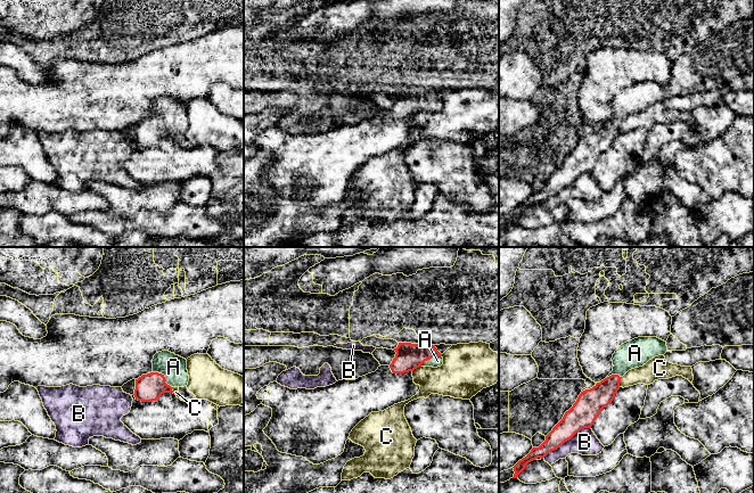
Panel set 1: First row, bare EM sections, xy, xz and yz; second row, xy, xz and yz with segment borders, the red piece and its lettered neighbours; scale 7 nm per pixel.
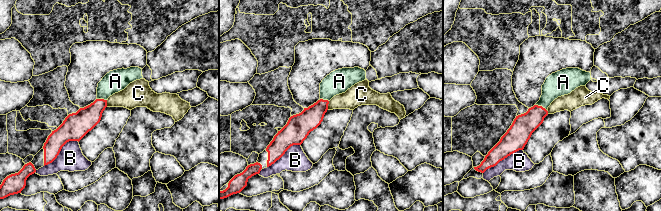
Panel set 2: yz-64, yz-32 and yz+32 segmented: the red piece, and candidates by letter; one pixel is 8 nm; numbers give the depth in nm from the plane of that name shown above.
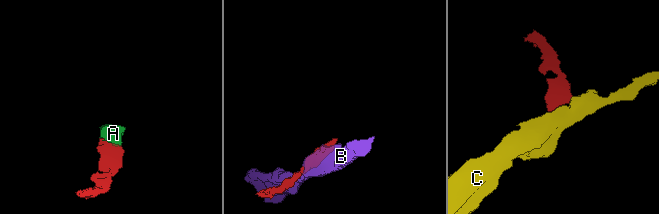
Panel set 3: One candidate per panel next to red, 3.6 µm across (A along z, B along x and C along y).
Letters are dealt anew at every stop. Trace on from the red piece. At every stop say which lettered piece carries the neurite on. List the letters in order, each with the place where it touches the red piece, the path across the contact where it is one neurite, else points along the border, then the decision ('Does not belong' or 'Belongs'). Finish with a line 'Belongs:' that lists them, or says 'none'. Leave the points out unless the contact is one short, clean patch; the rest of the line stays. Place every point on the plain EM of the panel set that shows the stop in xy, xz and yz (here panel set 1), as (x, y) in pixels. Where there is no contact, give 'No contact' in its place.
A: Touches red at xy (162, 120). Path across: xy (149, 132), (162, 120), (173, 112). Belongs
B: Touches red at yz (566, 186). Does not belong
C: Touches red at yz (620, 126). Boundary: yz (622, 122), (619, 131). Does not belong
Belongs: A

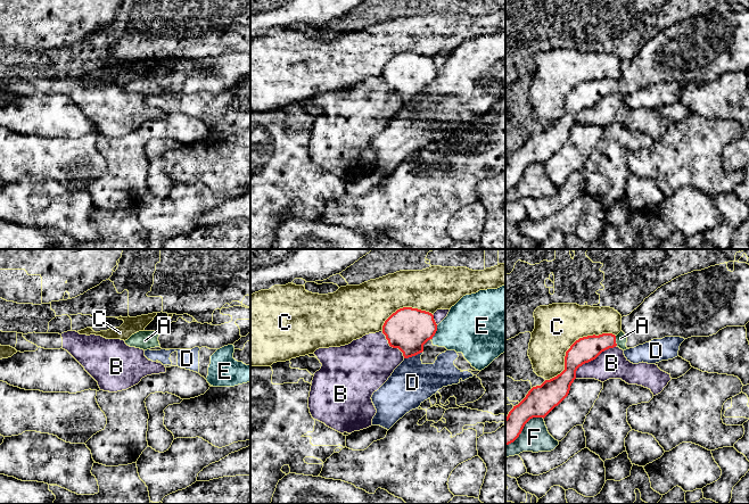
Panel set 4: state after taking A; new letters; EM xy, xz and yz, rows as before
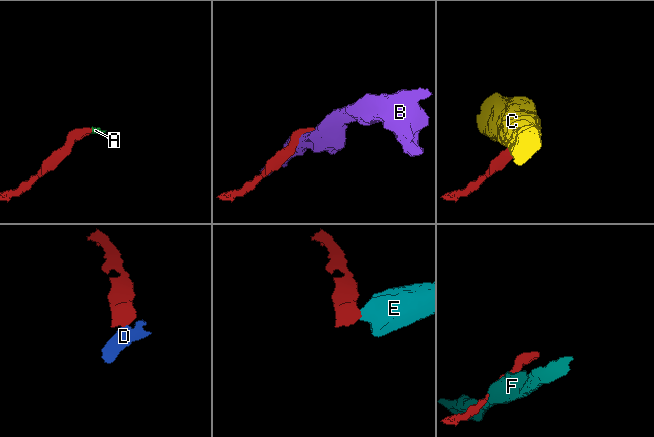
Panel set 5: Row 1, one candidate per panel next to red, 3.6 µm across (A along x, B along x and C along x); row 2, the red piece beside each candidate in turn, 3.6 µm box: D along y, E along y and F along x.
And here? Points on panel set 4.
A: Touches red at yz (615, 85). Path across: yz (585, 94), (606, 85), (615, 85), (620, 83). Belongs
B: Touches red at yz (592, 105). Does not belong
C: Touches red at yz (571, 90). Does not belong
D: Touches red at xz (413, 100). Boundary: xz (422, 96), (404, 104). Does not belong
E: Touches red at xz (435, 77). Boundary: xz (437, 71), (437, 75), (431, 84). Does not belong
F: Touches red at yz (523, 173). Does not belong
Belongs: A

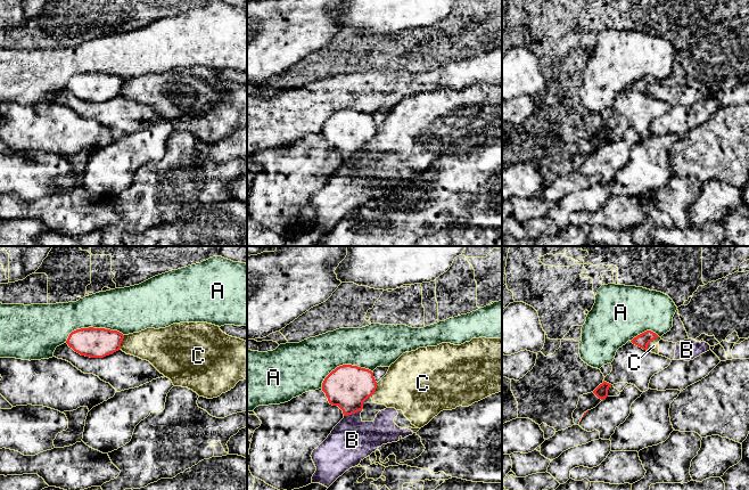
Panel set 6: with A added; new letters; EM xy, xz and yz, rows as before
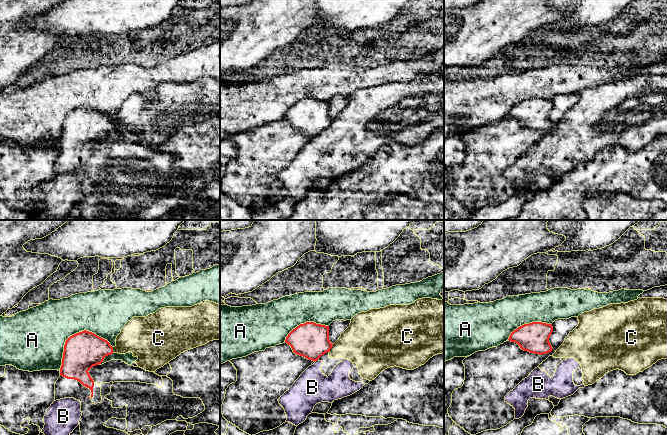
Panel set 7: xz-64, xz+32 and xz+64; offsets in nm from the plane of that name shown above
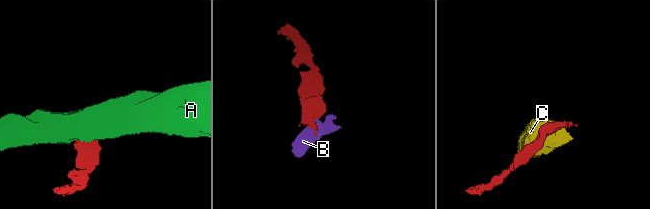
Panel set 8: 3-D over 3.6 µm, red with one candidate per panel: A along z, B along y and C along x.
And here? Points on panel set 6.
A: Touches red at xy (92, 72). Does not belong
B: Touches red at xz (353, 157). Boundary: xz (362, 153), (344, 161). Does not belong
C: Touches red at yz (650, 86). Boundary: yz (658, 81), (648, 89), (647, 95). Does not belong
Belongs: none

